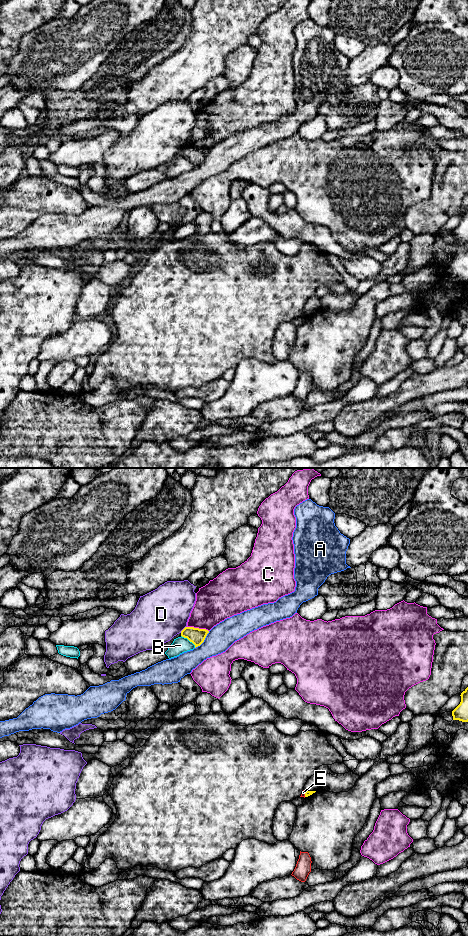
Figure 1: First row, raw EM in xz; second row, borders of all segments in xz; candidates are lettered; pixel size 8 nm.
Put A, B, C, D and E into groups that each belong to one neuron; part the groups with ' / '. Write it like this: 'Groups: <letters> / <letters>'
Groups: A / B / C / D / E

